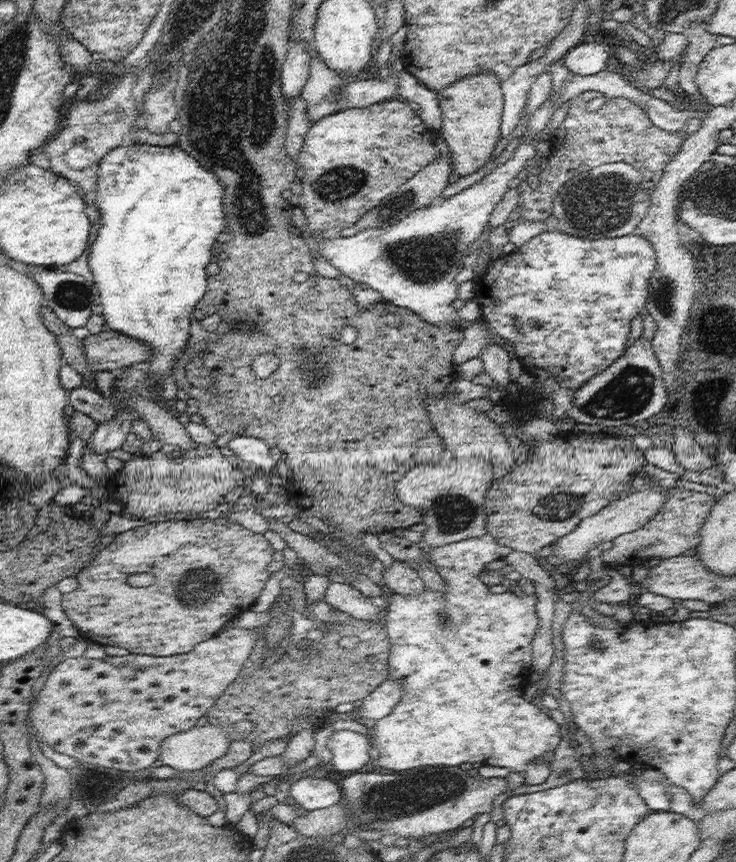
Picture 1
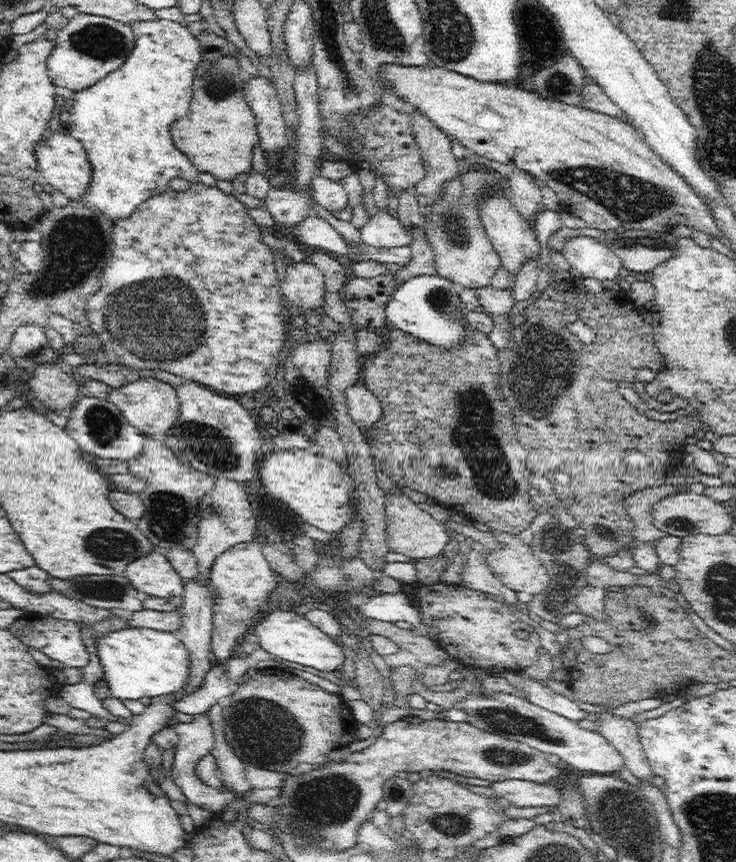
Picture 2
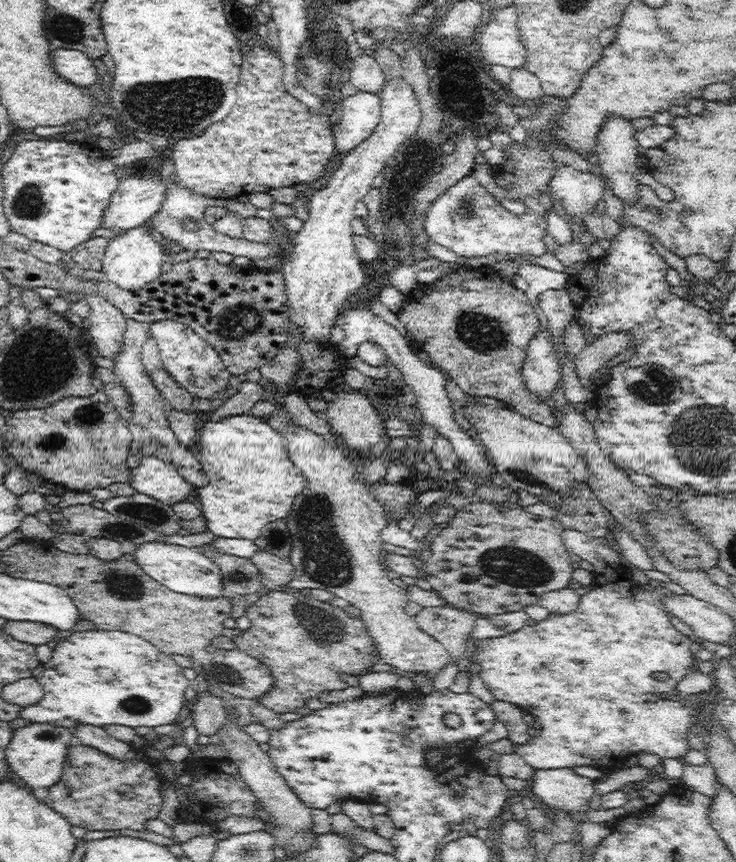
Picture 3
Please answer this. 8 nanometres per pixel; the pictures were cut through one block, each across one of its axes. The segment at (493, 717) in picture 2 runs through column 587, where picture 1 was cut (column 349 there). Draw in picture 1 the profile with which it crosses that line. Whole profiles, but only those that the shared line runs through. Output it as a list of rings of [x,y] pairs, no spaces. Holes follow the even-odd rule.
[[[334,729],[328,738],[327,747],[332,752],[329,768],[340,772],[360,770],[371,758],[368,750],[370,737],[348,730]]]

